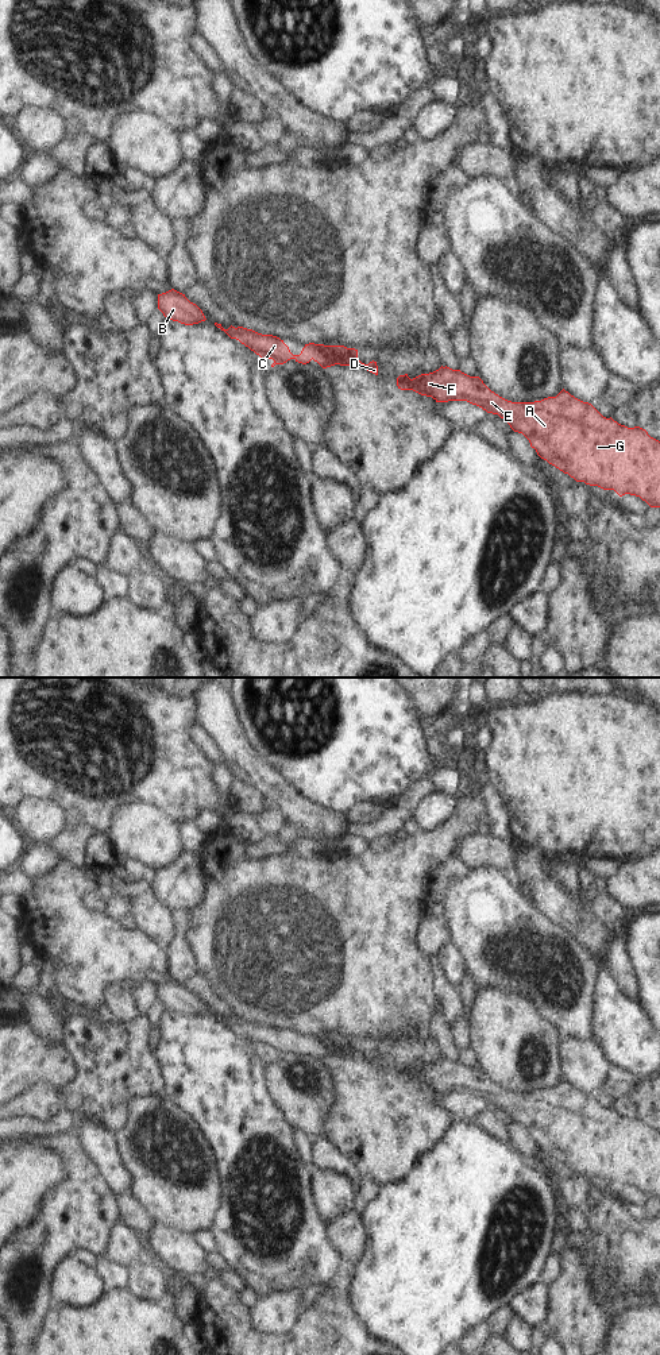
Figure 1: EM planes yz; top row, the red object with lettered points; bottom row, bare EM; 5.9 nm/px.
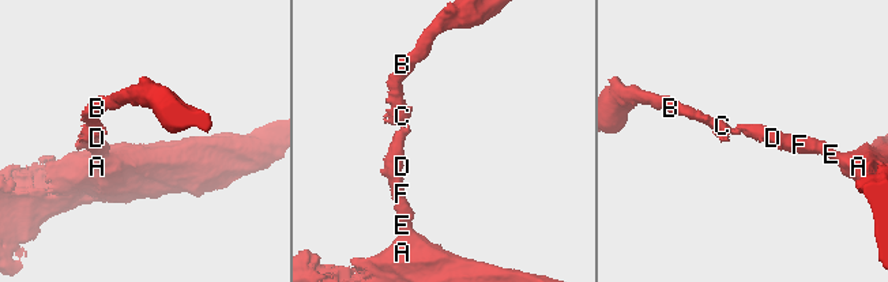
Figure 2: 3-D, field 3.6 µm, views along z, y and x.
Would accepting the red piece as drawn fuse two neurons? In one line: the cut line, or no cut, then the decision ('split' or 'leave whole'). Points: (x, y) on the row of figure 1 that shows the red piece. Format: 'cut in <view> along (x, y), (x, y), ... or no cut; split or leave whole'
no cut; leave whole

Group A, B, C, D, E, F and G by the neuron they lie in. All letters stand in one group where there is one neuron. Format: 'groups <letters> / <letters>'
groups A B C D E F G

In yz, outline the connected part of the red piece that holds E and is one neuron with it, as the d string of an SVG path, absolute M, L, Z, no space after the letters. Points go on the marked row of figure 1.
M440 367L413 379L397 378L401 390L413 390L436 402L467 401L503 418L514 432L522 433L537 455L568 474L576 482L640 497L651 507L660 507L660 441L640 426L628 428L611 417L603 417L591 404L583 402L564 389L556 397L534 402L512 402L491 391L479 377L460 370Z

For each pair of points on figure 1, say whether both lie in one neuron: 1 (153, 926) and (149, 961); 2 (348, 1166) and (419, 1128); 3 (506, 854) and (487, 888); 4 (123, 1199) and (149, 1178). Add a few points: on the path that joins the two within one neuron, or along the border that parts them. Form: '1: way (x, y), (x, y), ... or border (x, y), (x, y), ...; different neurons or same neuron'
1: border (136, 927), (159, 948), (168, 950); different neurons
2: border (331, 1141), (354, 1161), (363, 1177); different neurons
3: border (474, 868), (496, 868), (504, 873); different neurons
4: border (128, 1191), (150, 1216); different neurons

